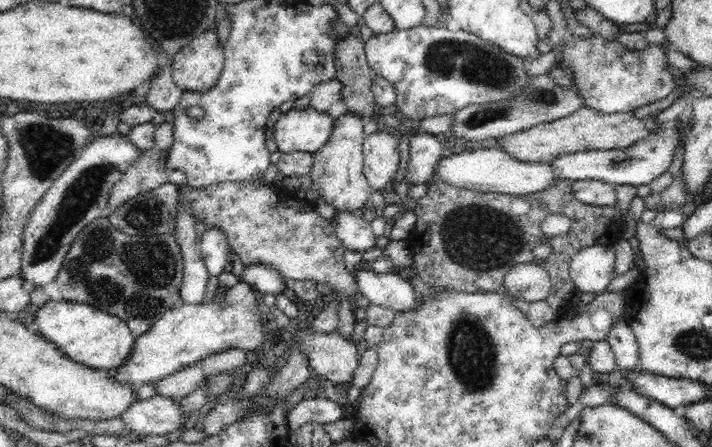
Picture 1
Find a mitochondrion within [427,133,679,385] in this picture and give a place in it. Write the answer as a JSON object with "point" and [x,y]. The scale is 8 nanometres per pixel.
{"point":[478,239]}

